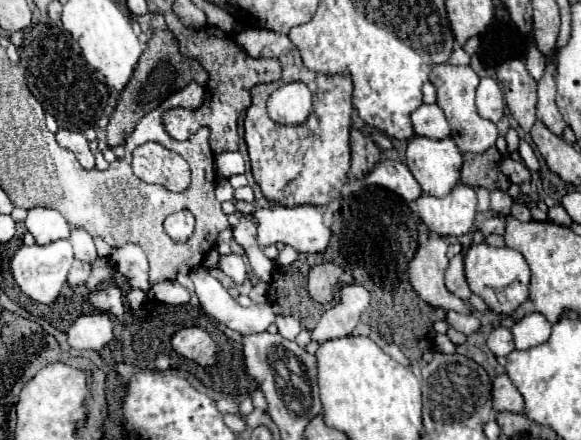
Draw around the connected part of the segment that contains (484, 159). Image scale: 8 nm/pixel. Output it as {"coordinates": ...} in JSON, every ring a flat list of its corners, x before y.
{"coordinates":[[490,147,486,153,464,153,464,165,462,165,462,183,470,187,486,187,490,191,494,189,510,189,510,179,502,175,500,171,500,151,496,147]]}

